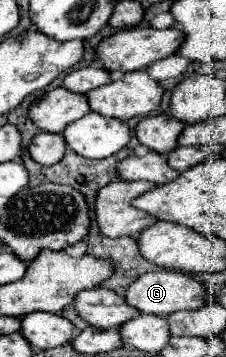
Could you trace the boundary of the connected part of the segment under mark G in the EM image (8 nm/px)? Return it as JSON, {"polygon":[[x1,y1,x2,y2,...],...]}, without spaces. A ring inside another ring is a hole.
{"polygon":[[156,270,156,272,146,272,138,276,126,290,126,300,132,308,144,314,158,314,158,316,168,316,178,310,196,310,200,306,206,306,208,294,206,288,192,276,184,272,174,272,174,270]]}

